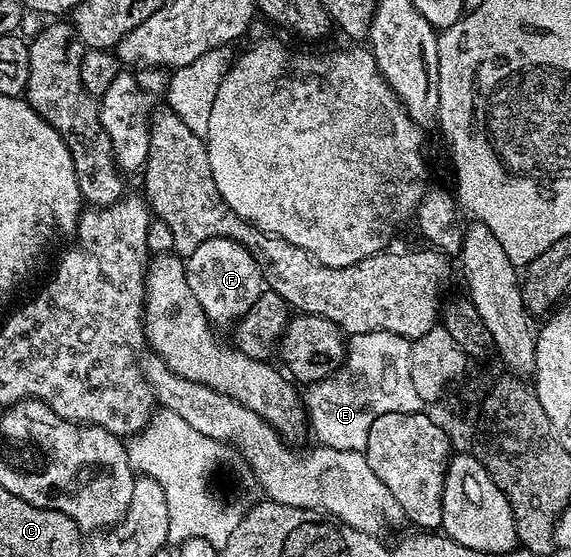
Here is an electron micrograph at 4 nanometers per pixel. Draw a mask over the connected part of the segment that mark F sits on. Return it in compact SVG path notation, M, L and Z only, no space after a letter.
M209 239L200 245L185 260L186 280L200 301L200 309L211 324L233 324L248 313L262 296L264 284L258 263L251 257L247 247L242 247L234 239Z

